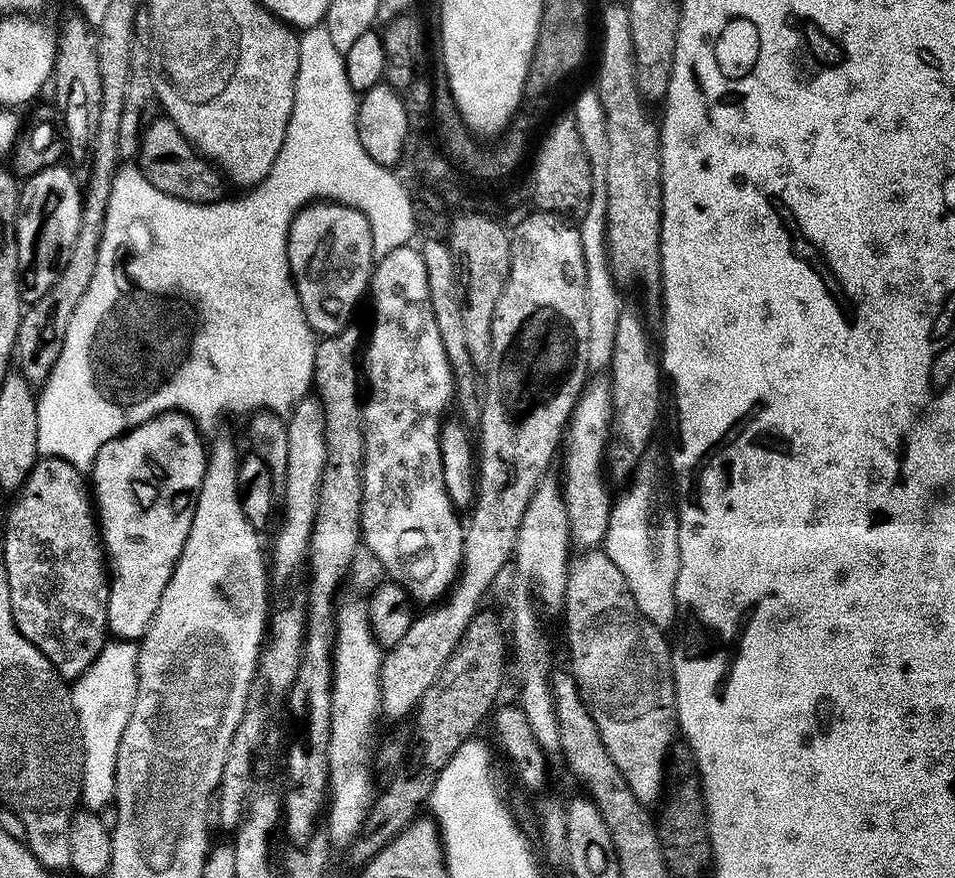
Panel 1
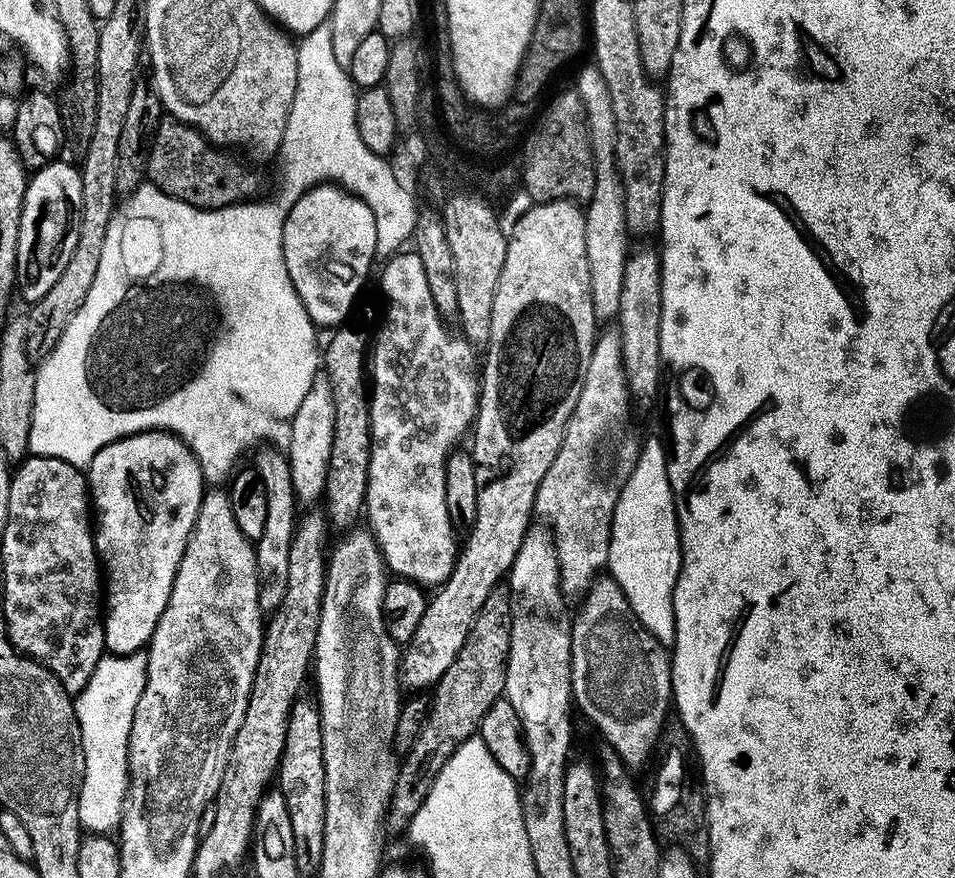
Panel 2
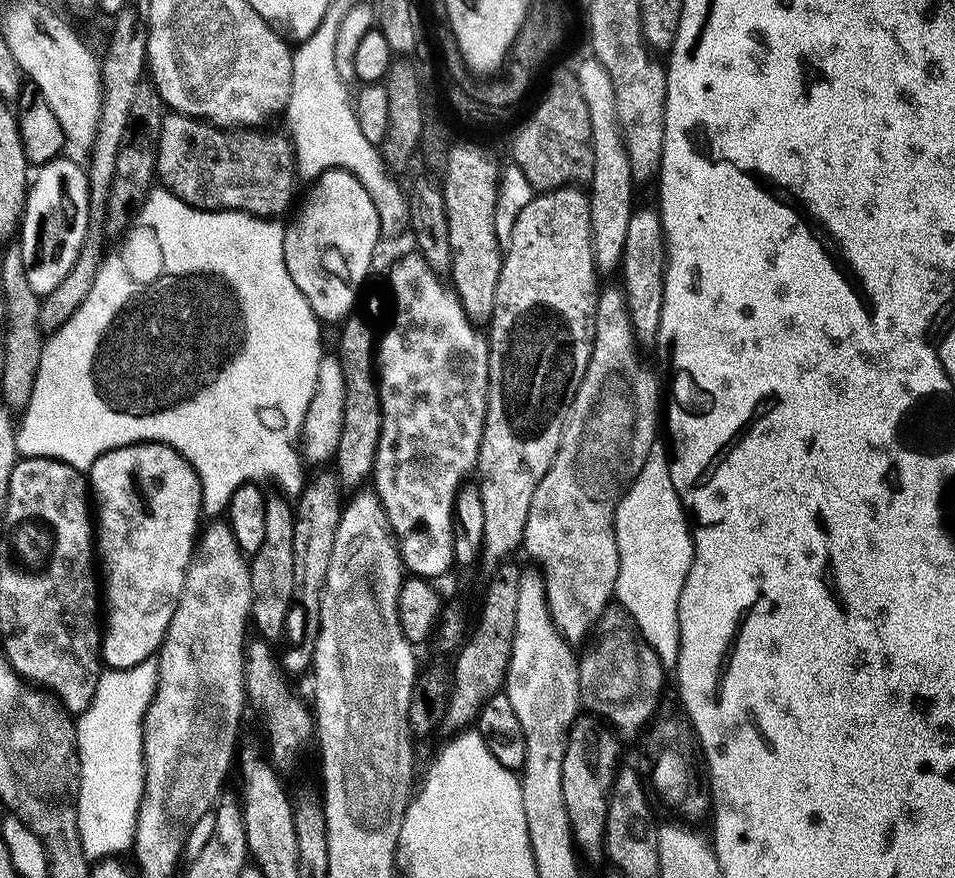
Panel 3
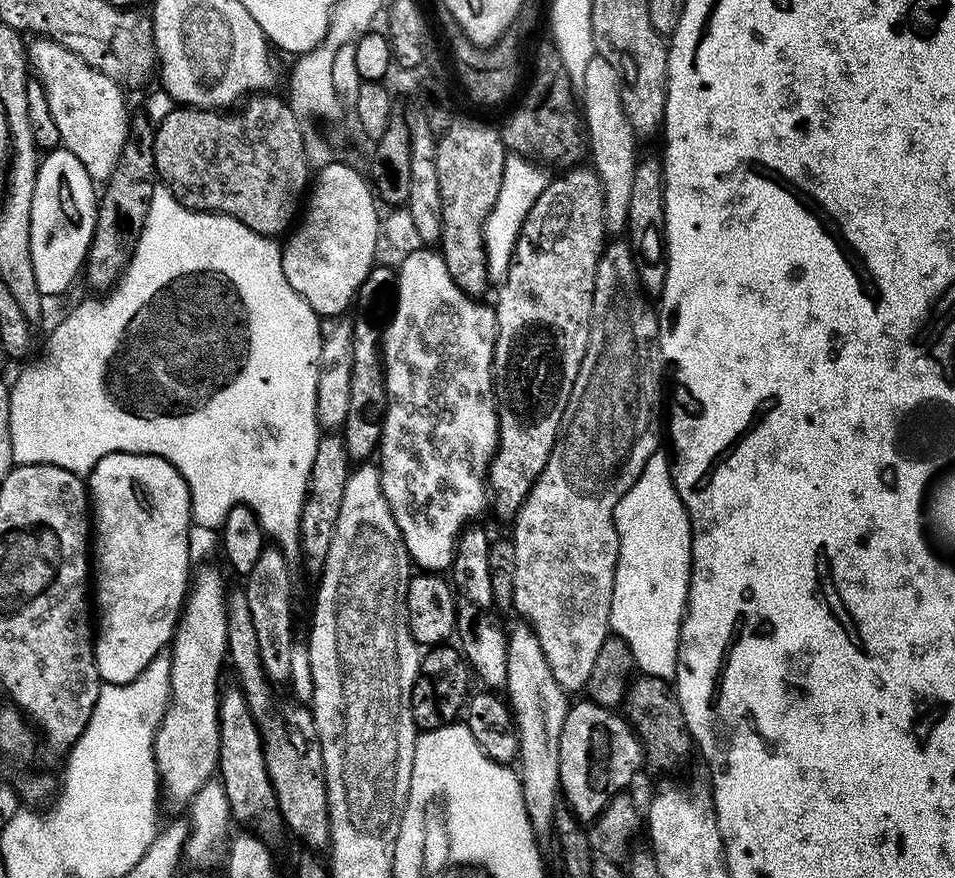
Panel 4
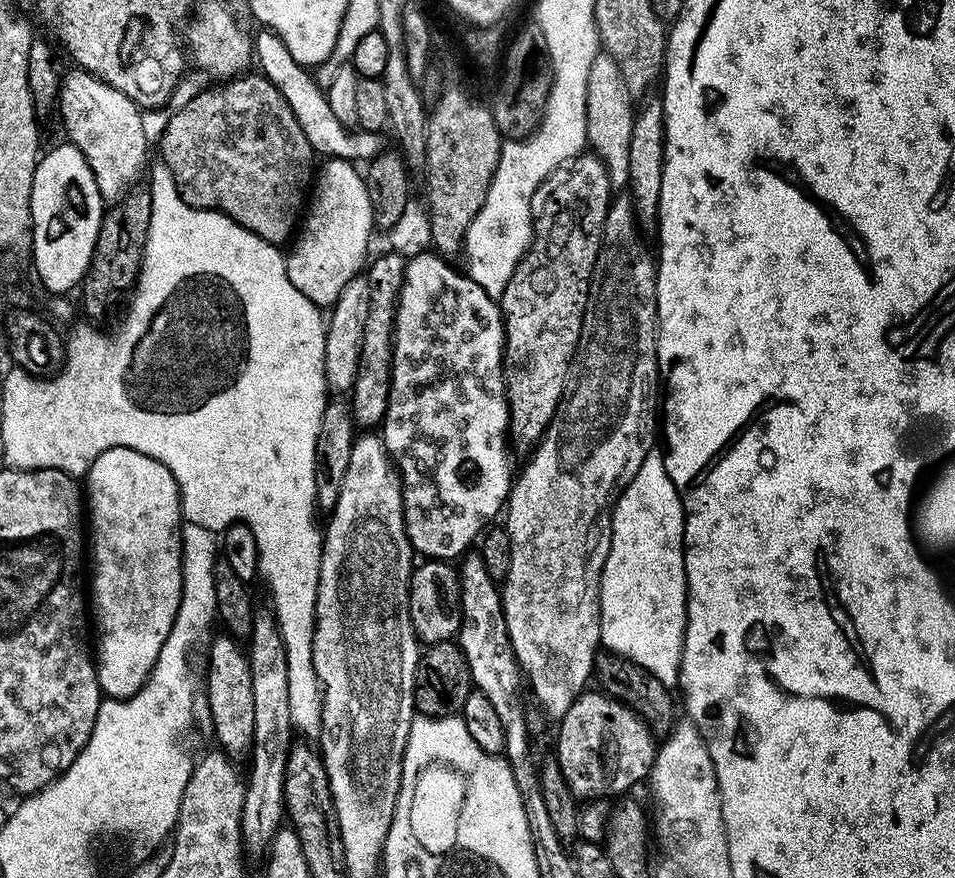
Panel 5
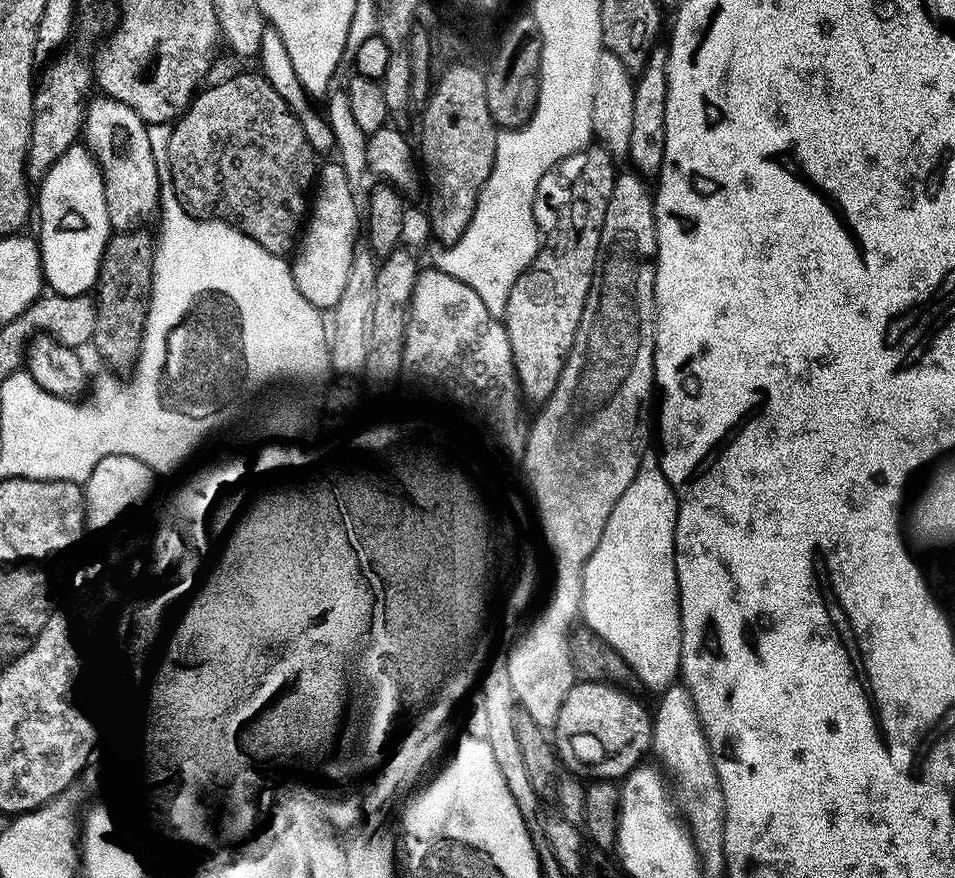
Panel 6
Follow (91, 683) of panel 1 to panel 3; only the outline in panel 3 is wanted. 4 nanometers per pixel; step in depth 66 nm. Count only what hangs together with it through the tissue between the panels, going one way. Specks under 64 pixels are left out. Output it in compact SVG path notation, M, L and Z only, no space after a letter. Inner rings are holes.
M158 659L143 660L138 662L138 666L130 666L129 668L108 668L101 671L98 676L98 686L94 690L94 698L90 702L90 706L86 711L79 713L76 725L76 754L80 762L80 779L76 789L76 821L78 822L78 834L80 835L80 845L84 851L84 855L93 861L103 860L105 858L116 858L133 847L136 839L136 819L138 818L138 810L142 802L142 794L144 793L144 715L150 706L150 702L156 693L158 686Z

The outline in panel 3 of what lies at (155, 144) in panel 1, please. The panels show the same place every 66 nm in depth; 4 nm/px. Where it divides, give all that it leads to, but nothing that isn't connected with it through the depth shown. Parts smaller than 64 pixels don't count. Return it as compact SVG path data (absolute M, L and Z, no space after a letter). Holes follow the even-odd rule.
M169 111L162 118L162 130L158 134L156 180L159 187L205 212L249 212L251 216L283 217L283 212L293 207L292 195L298 181L296 155L291 139L283 131L264 131L268 130L225 130L206 120Z

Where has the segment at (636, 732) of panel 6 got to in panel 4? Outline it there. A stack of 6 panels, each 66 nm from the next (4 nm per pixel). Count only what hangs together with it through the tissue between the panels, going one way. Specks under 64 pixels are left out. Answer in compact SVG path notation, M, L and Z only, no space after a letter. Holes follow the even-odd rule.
M581 698L577 704L575 701L569 707L566 722L562 722L562 742L558 750L558 772L563 803L581 824L588 826L593 820L597 820L611 800L627 789L624 787L635 778L640 763L645 763L645 760L646 752L640 746L635 728L619 711L604 708L601 704L596 704L587 698Z

